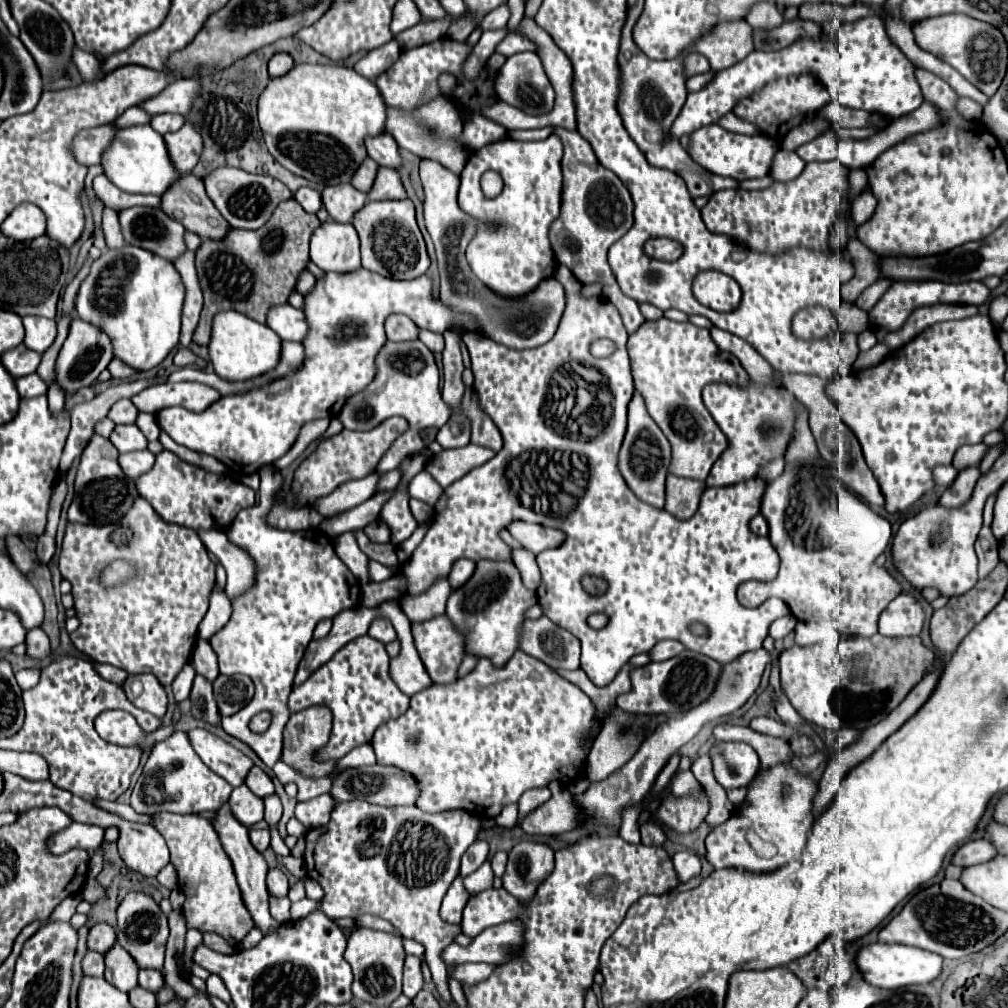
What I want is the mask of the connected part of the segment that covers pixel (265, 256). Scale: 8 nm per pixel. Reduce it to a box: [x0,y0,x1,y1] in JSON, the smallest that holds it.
[194,199,320,343]

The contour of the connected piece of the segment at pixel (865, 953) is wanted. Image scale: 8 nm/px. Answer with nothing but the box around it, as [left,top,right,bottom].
[856,943,942,989]

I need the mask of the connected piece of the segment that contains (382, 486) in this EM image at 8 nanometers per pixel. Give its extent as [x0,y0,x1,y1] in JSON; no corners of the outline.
[376,469,402,493]

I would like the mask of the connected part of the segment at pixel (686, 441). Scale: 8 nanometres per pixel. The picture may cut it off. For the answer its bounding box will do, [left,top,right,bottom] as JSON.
[628,317,748,479]

